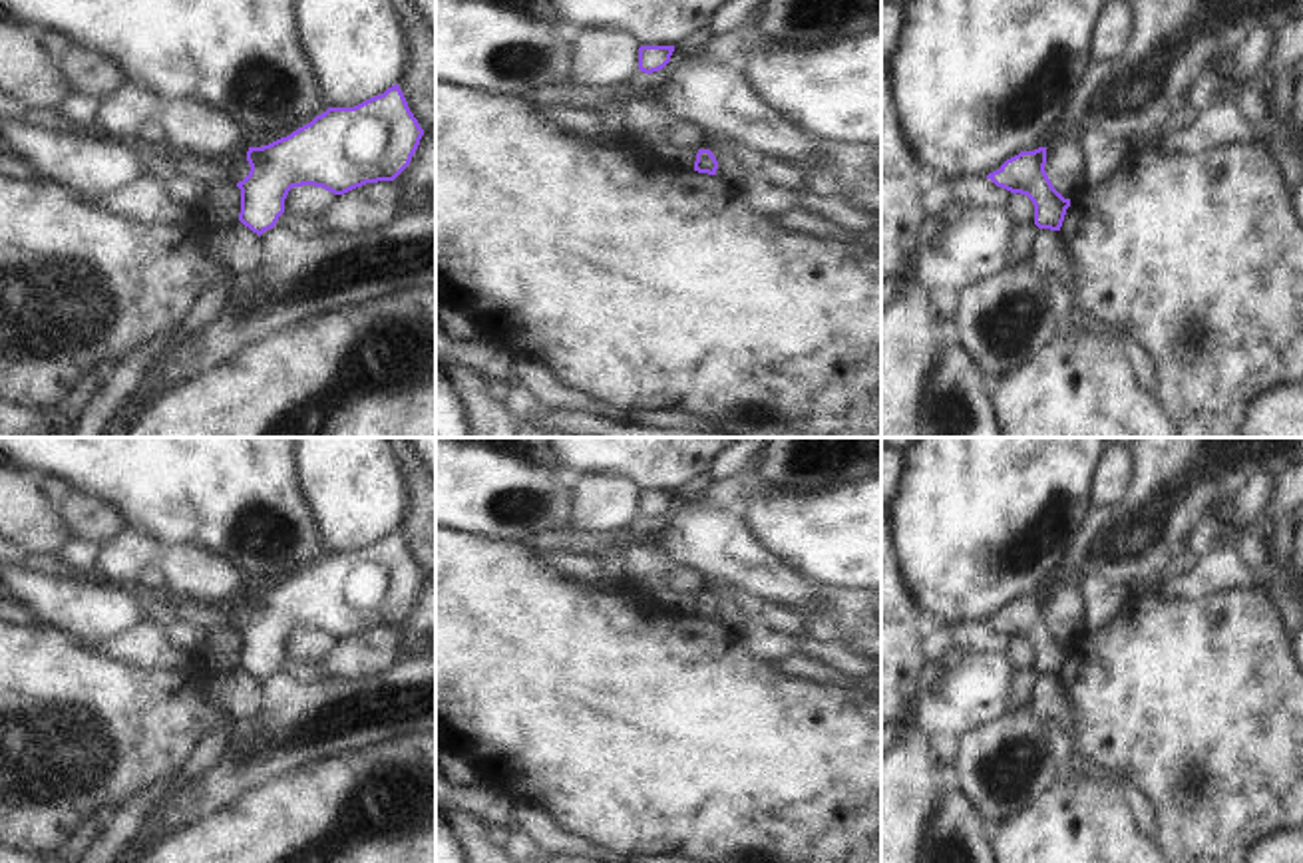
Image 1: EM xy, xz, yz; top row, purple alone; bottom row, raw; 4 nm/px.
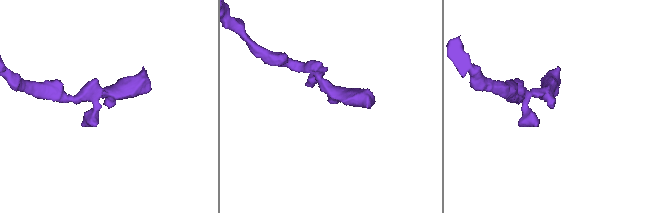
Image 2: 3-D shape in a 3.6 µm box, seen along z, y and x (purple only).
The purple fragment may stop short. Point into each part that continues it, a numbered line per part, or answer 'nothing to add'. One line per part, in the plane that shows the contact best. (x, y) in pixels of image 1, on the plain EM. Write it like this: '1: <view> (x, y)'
nothing to add

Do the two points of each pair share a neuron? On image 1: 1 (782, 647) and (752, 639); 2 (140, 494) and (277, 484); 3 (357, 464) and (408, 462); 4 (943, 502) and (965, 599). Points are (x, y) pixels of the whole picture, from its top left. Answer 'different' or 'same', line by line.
1: same
2: same
3: different
4: same

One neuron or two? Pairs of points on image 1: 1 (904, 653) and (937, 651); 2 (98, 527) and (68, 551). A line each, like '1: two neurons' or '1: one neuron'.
1: two neurons
2: two neurons

